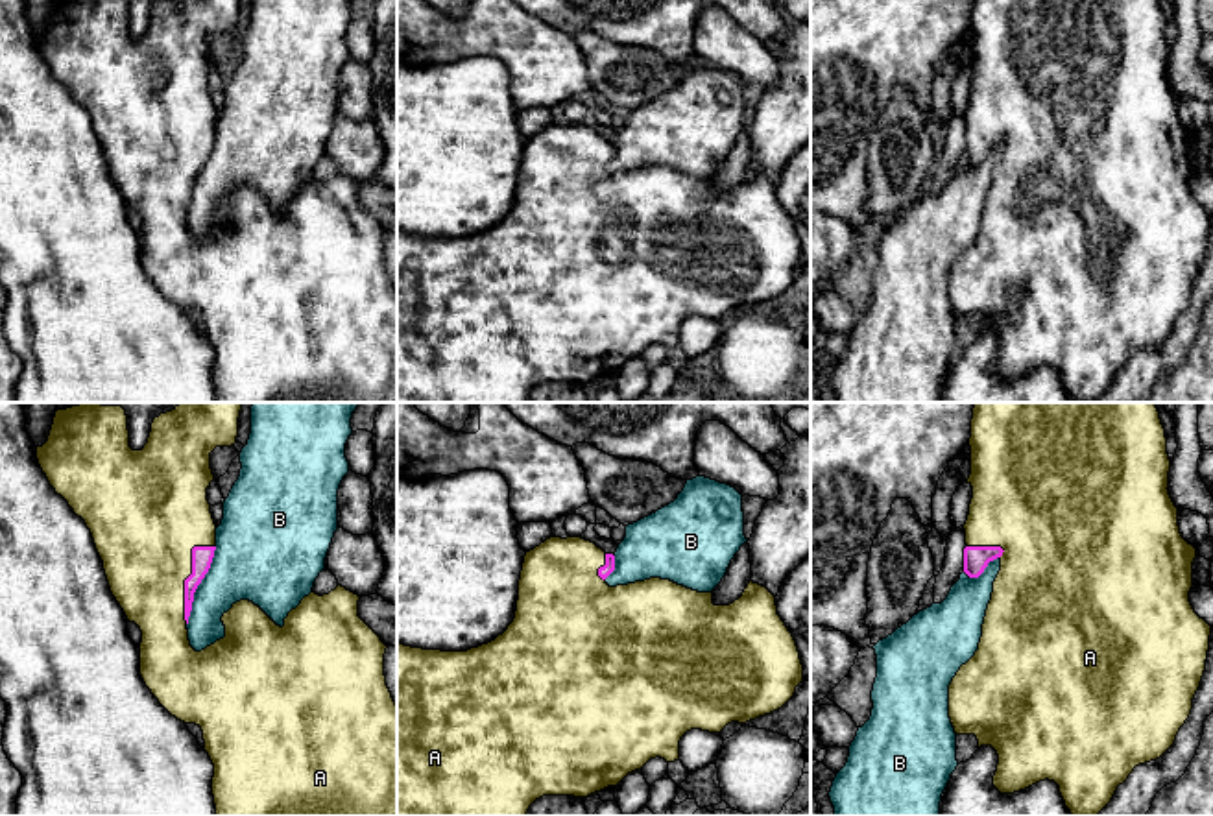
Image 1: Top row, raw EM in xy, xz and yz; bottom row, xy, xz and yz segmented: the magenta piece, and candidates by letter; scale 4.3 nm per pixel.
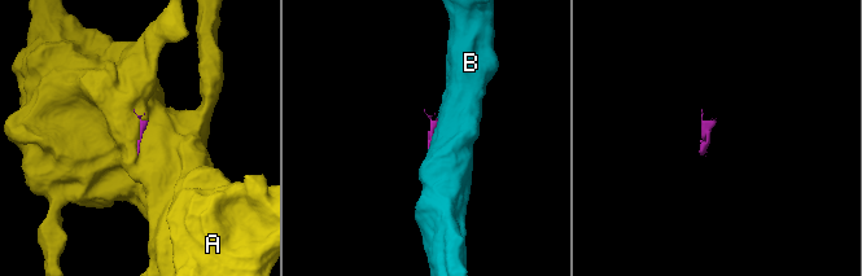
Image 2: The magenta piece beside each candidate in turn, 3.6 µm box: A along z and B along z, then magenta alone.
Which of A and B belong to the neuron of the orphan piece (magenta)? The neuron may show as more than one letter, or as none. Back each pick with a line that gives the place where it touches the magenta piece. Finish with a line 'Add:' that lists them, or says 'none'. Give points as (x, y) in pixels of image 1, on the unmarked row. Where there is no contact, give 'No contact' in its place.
A: Touches magenta at xy (191, 161)
Add: A

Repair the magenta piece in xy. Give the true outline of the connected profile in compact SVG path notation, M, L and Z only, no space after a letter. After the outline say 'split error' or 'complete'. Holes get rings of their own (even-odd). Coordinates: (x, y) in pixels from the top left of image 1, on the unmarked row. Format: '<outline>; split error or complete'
M55 0L48 28L37 33L37 46L50 72L61 81L92 120L96 137L113 183L124 196L129 209L142 218L140 262L159 290L177 306L196 310L203 318L205 338L214 351L212 382L216 402L397 402L397 290L386 271L384 240L386 231L358 203L360 183L338 172L329 181L310 179L288 199L284 212L277 212L258 192L240 186L223 199L225 223L196 238L188 227L188 203L194 179L210 155L216 137L216 111L207 87L207 74L214 66L210 39L216 33L236 30L240 0L161 0L151 9L148 30L142 37L129 33L126 0Z; split error

